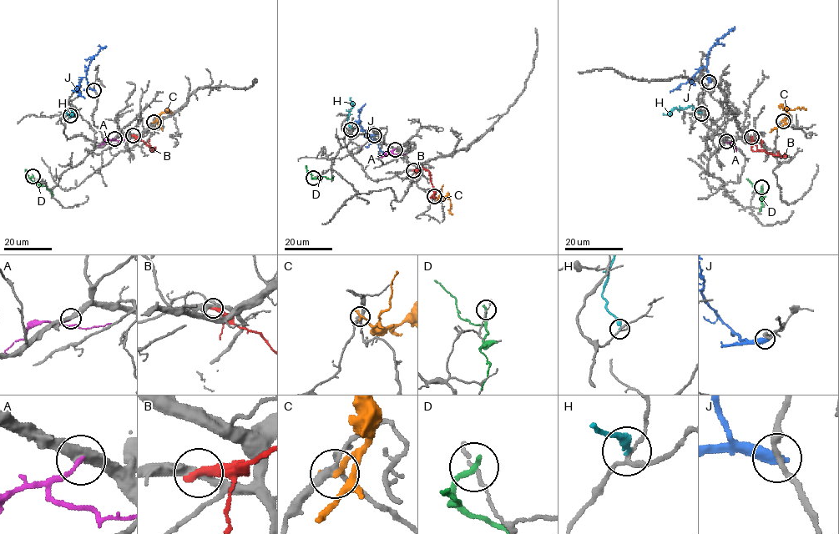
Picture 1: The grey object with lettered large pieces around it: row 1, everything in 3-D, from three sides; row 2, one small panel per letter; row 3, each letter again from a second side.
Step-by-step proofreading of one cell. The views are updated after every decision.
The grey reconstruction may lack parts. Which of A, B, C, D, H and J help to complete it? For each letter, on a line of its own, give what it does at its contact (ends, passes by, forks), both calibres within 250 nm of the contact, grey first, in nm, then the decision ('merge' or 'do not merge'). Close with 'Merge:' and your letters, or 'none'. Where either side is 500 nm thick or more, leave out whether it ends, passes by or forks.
A: it ends there; 340 nm thick on the grey side, 160 nm on the other; do not merge
B: it ends there; 340 nm thick on the grey side, 420 nm on the other; do not merge
C: it ends there; 240 nm thick on the grey side, 280 nm on the other; do not merge
D: it ends there; 110 nm thick on the grey side, 240 nm on the other; do not merge
H: it ends there; 140 nm thick on the grey side, 280 nm on the other; do not merge
J: it ends there; 200 nm thick on the grey side, 480 nm on the other; do not merge
Merge: none

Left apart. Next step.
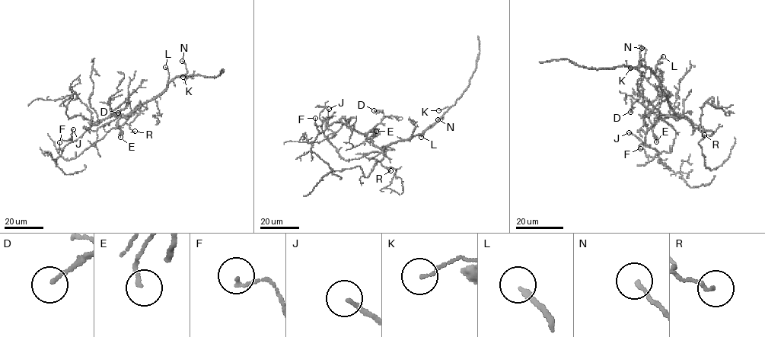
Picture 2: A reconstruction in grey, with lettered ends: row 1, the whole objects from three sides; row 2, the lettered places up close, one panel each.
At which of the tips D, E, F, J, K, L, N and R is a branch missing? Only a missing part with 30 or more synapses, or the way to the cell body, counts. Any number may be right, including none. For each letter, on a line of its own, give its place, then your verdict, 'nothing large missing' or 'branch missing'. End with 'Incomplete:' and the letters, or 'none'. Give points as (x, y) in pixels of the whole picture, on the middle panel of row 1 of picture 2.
D: (374, 110) | nothing large missing
E: (376, 131) | nothing large missing
F: (315, 118) | nothing large missing
J: (329, 109) | nothing large missing
K: (438, 110) | nothing large missing
L: (421, 137) | branch missing
N: (438, 119) | nothing large missing
R: (390, 170) | nothing large missing
Incomplete: L

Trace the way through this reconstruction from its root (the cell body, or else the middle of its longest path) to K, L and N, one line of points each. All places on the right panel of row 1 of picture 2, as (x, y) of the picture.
K: (673, 110), (658, 79), (651, 71), (643, 66), (626, 66), (630, 68)
L: (673, 110), (655, 74), (657, 62), (663, 56)
N: (673, 110), (658, 79), (648, 68), (640, 65), (642, 48)

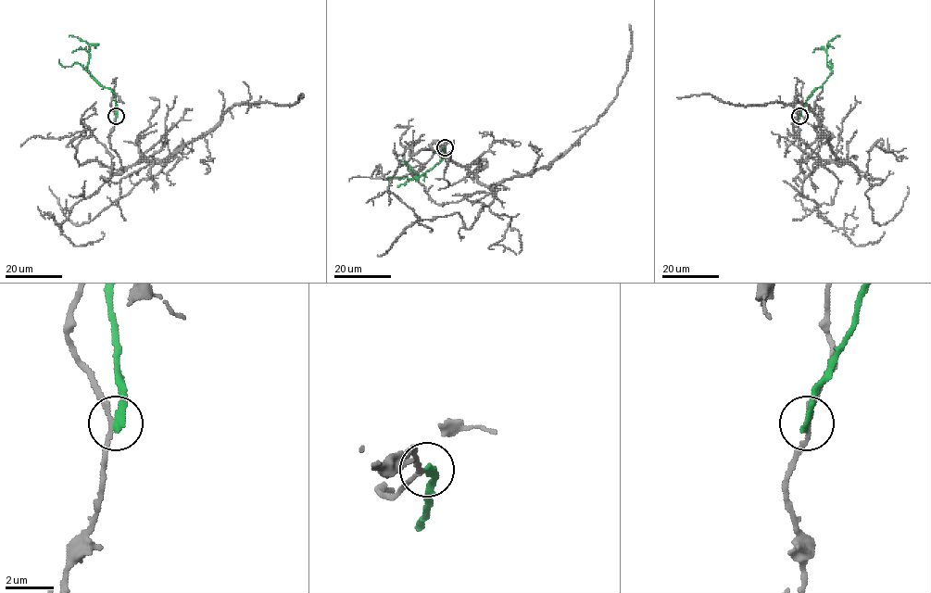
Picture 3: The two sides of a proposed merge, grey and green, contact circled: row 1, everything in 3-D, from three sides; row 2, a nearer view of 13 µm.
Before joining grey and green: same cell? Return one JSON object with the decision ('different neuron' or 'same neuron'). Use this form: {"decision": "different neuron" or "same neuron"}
{"decision": "different neuron"}

